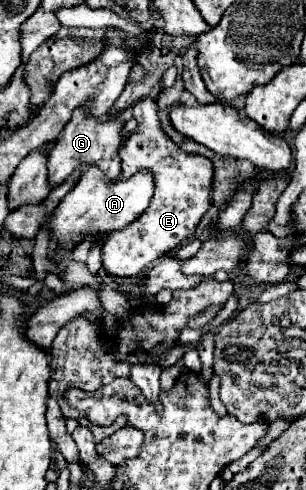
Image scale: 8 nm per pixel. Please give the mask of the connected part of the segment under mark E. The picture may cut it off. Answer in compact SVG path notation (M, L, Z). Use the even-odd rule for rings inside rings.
M142 98L134 104L138 128L120 146L121 175L125 180L140 170L154 174L154 196L144 214L120 232L112 232L102 248L102 266L110 276L136 276L150 262L168 254L182 244L198 226L204 212L210 208L214 166L208 158L186 154L162 132L158 106L152 98Z

